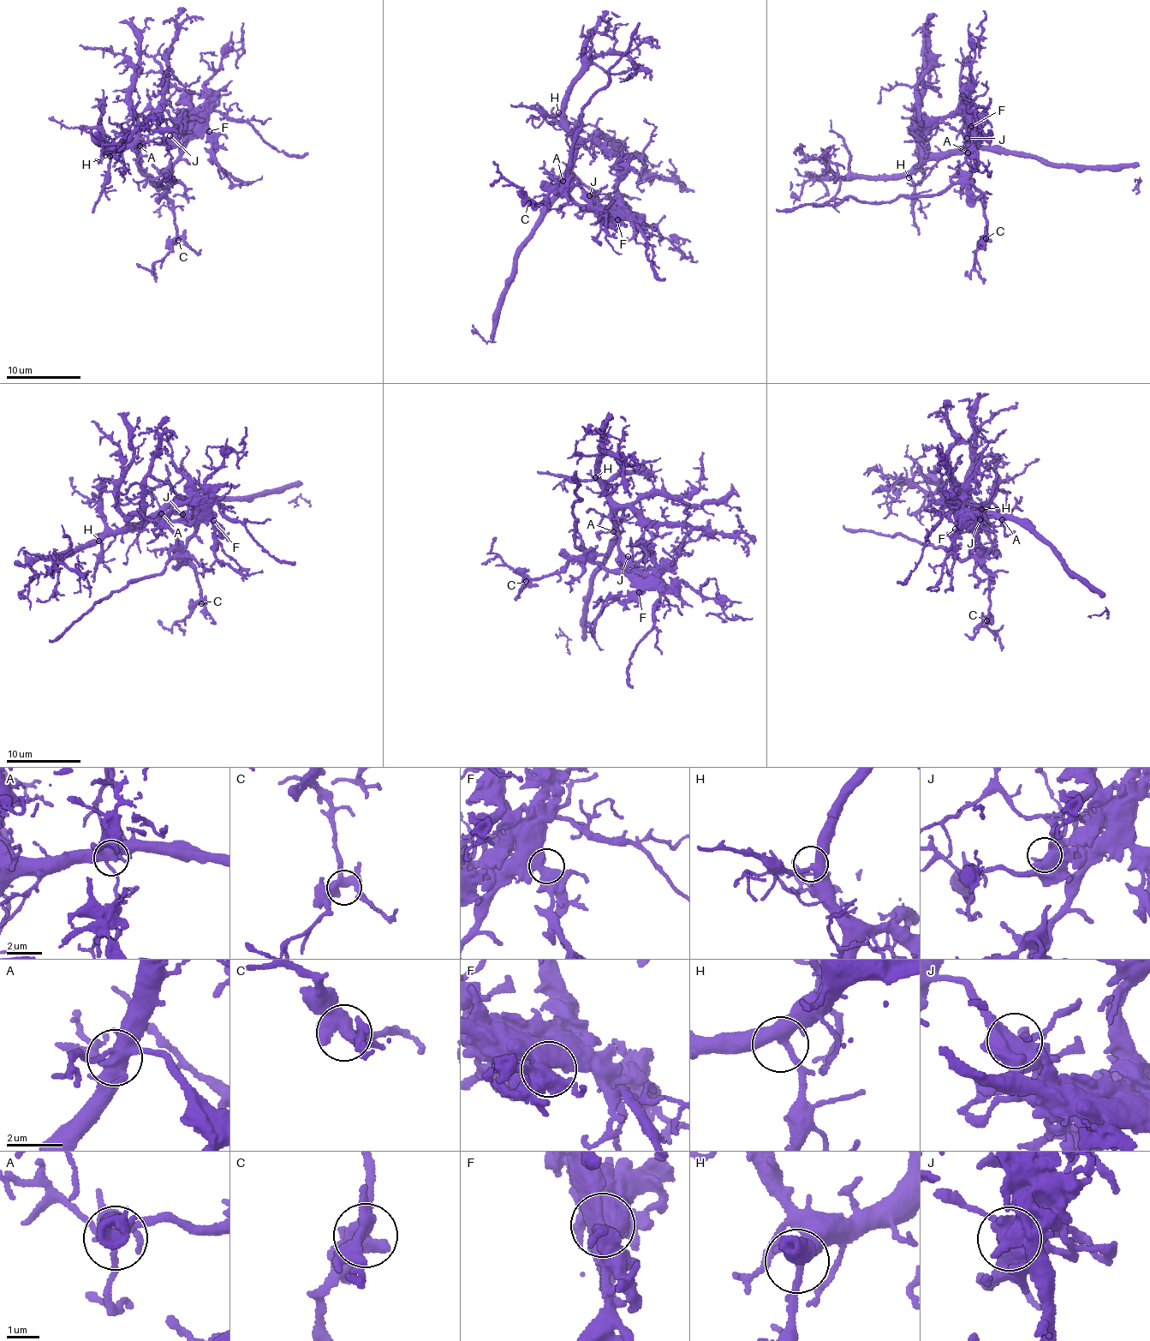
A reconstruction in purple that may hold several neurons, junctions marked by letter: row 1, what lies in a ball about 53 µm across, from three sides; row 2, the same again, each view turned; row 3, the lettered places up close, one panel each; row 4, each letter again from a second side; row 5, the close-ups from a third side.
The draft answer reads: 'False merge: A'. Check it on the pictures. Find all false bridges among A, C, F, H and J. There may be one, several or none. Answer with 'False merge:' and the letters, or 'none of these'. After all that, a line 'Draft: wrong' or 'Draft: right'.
False merge: A
Draft: right

